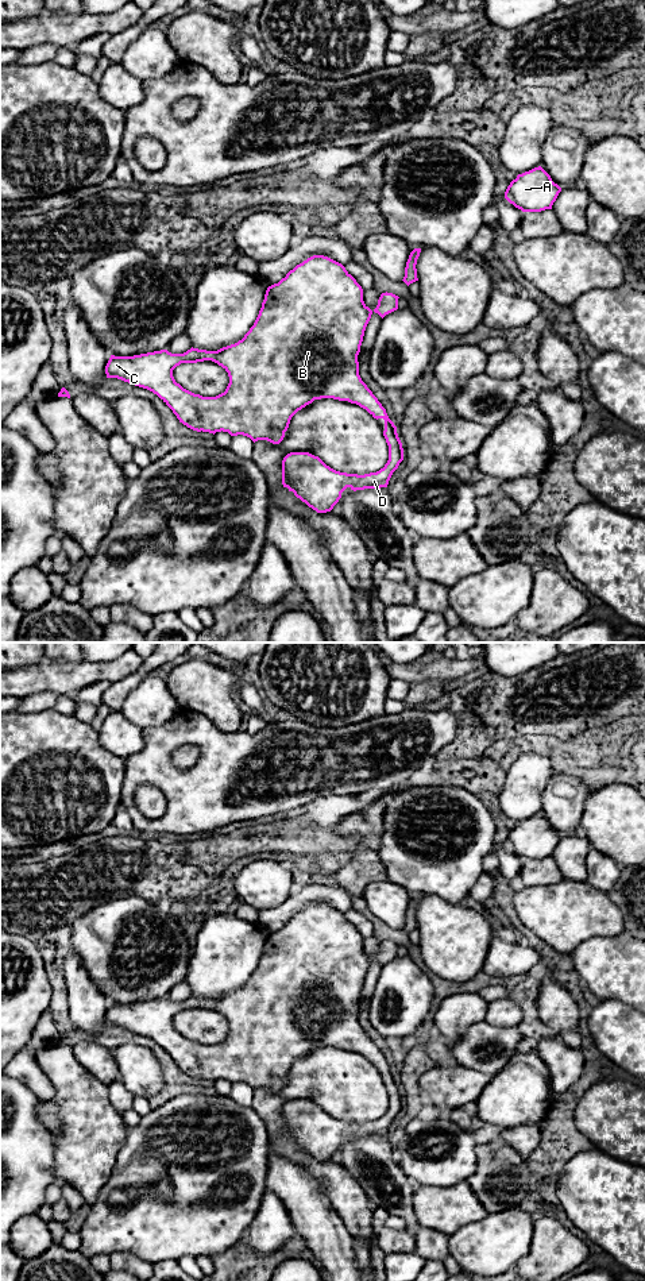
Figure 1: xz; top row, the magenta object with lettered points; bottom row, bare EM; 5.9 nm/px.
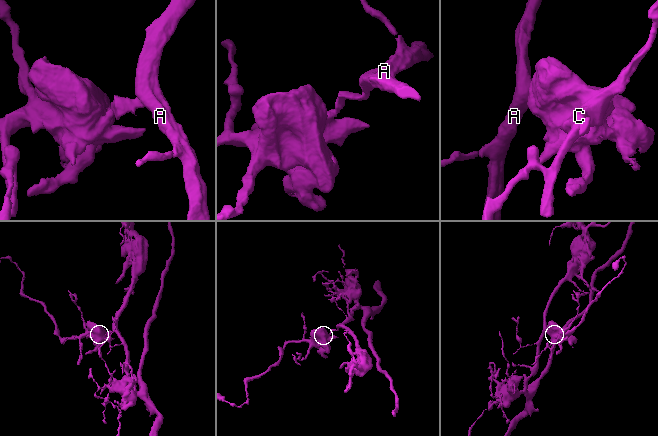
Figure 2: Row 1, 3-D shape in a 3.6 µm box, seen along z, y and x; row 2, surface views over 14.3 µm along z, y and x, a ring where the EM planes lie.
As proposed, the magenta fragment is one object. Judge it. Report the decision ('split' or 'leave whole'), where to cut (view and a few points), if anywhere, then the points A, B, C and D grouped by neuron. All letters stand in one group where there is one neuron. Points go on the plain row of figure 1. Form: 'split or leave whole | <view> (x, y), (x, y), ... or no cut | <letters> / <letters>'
leave whole | no cut | A B C D

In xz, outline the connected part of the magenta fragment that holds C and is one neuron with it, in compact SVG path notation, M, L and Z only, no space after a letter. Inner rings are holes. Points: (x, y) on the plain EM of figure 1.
M313 903L313 904L308 906L306 908L304 908L302 911L297 912L293 918L290 918L286 922L286 925L282 926L278 931L274 931L274 933L267 935L266 942L264 942L264 948L262 950L262 956L259 958L259 962L258 962L254 973L244 983L244 985L242 988L239 988L237 991L223 995L217 999L206 999L206 998L198 998L198 996L192 995L190 998L188 998L184 1002L171 1002L167 998L161 998L161 999L154 999L154 1000L147 1000L147 1002L140 1002L140 1003L134 1003L134 1004L111 1003L111 1006L105 1014L105 1022L107 1022L107 1026L117 1026L117 1027L121 1027L124 1030L128 1030L128 1031L132 1031L135 1034L139 1034L139 1035L143 1035L143 1037L152 1039L173 1058L173 1061L177 1064L179 1070L182 1070L184 1073L186 1073L188 1076L190 1076L193 1079L197 1079L197 1080L202 1079L202 1080L209 1080L213 1083L216 1080L223 1079L223 1080L228 1080L231 1084L237 1084L237 1083L247 1084L254 1091L258 1088L267 1088L273 1092L279 1092L285 1085L285 1080L289 1076L291 1065L298 1058L301 1058L306 1053L312 1052L314 1047L321 1047L321 1046L333 1046L333 1047L339 1047L339 1049L348 1049L351 1052L356 1052L360 1056L366 1057L374 1066L376 1066L376 1068L383 1066L385 1068L383 1084L385 1084L386 1091L389 1093L389 1108L385 1112L385 1115L376 1120L370 1120L370 1122L364 1122L364 1123L340 1120L340 1119L331 1116L318 1104L314 1104L309 1100L290 1100L283 1106L283 1108L282 1108L282 1133L283 1133L283 1135L287 1135L289 1139L293 1139L297 1146L300 1146L302 1150L305 1150L309 1155L312 1155L317 1161L327 1161L327 1160L331 1160L333 1157L333 1154L339 1150L339 1147L341 1146L341 1141L347 1135L349 1135L354 1139L364 1138L364 1137L387 1135L393 1120L398 1116L399 1111L403 1108L403 1096L402 1096L402 1091L401 1091L398 1081L397 1081L397 1074L389 1066L386 1057L382 1054L382 1052L378 1049L378 1046L372 1042L372 1039L362 1029L362 1026L359 1023L359 1010L358 1010L358 1003L360 1000L360 993L363 989L364 979L366 979L366 975L371 966L371 962L375 960L383 966L386 962L398 957L398 946L399 945L393 942L393 941L387 941L387 939L382 941L379 948L378 948L376 956L374 958L371 958L363 949L362 934L345 918L345 915L341 911L339 911L339 910L336 910L328 904L324 904L324 903ZM204 1008L212 1008L212 1010L217 1011L219 1014L221 1014L228 1020L229 1031L228 1031L225 1039L216 1043L216 1045L202 1045L200 1042L194 1042L194 1041L184 1037L179 1031L177 1031L174 1025L173 1025L173 1018L177 1014L179 1014L181 1011L197 1011L197 1010L204 1010Z

